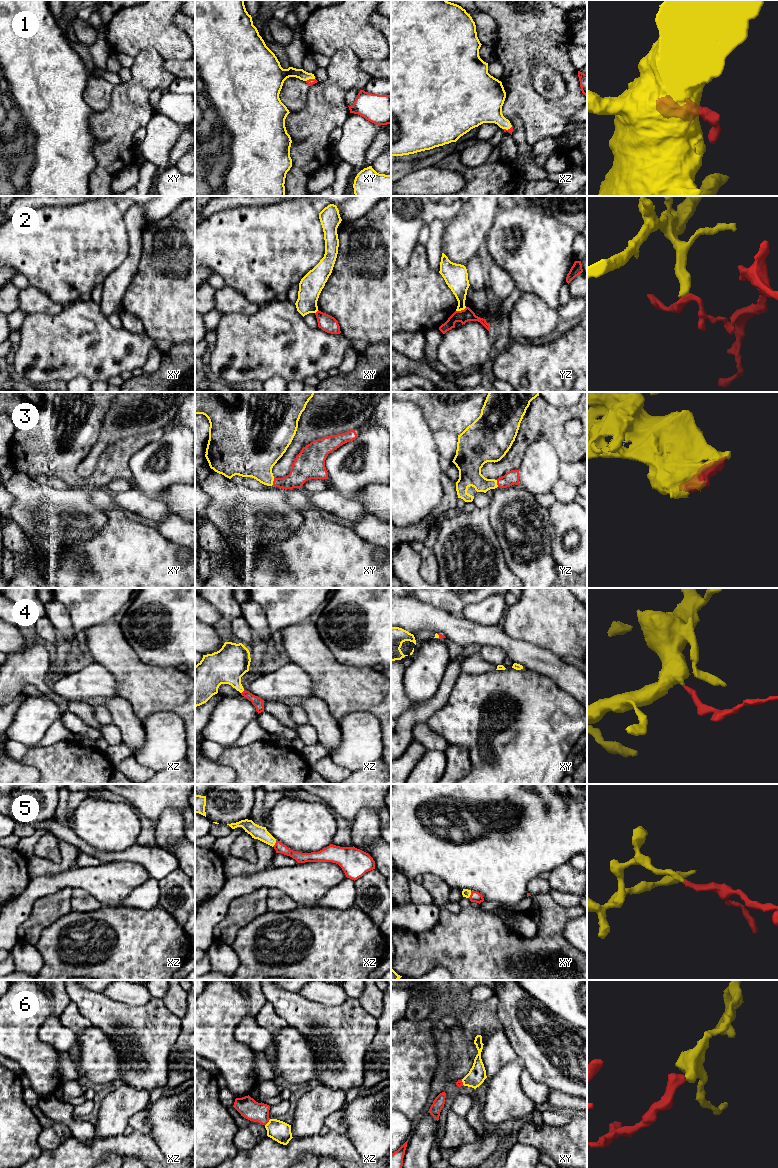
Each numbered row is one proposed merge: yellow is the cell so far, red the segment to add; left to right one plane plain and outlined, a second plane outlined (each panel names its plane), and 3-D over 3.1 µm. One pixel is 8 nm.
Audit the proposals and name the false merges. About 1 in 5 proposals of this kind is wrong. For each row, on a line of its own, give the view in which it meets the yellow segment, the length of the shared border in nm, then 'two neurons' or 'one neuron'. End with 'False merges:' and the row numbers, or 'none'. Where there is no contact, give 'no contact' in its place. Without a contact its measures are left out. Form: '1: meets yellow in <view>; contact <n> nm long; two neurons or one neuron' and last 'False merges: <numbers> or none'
1: meets yellow in xy; contact 80 nm long; one neuron
2: meets yellow in yz; contact 90 nm long; two neurons
3: meets yellow in xy; contact 70 nm long; one neuron
4: meets yellow in xz; contact 40 nm long; one neuron
5: meets yellow in xy; contact 60 nm long; one neuron
6: meets yellow in xz; contact 70 nm long; one neuron
False merges: 2

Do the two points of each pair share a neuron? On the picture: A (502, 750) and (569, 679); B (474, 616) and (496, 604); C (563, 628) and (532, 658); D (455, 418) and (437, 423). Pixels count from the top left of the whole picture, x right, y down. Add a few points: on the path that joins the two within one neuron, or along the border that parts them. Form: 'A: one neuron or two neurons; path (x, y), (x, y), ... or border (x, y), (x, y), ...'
A: two neurons; border (541, 674), (550, 677), (576, 699)
B: one neuron; path (479, 612), (483, 612), (488, 607), (491, 607)
C: two neurons; border (520, 639), (548, 649), (562, 658)
D: one neuron; path (451, 418), (441, 419)

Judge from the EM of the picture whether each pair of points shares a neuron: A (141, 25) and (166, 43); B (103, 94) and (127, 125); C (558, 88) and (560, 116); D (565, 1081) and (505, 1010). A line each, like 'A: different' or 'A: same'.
A: same
B: different
C: different
D: same

